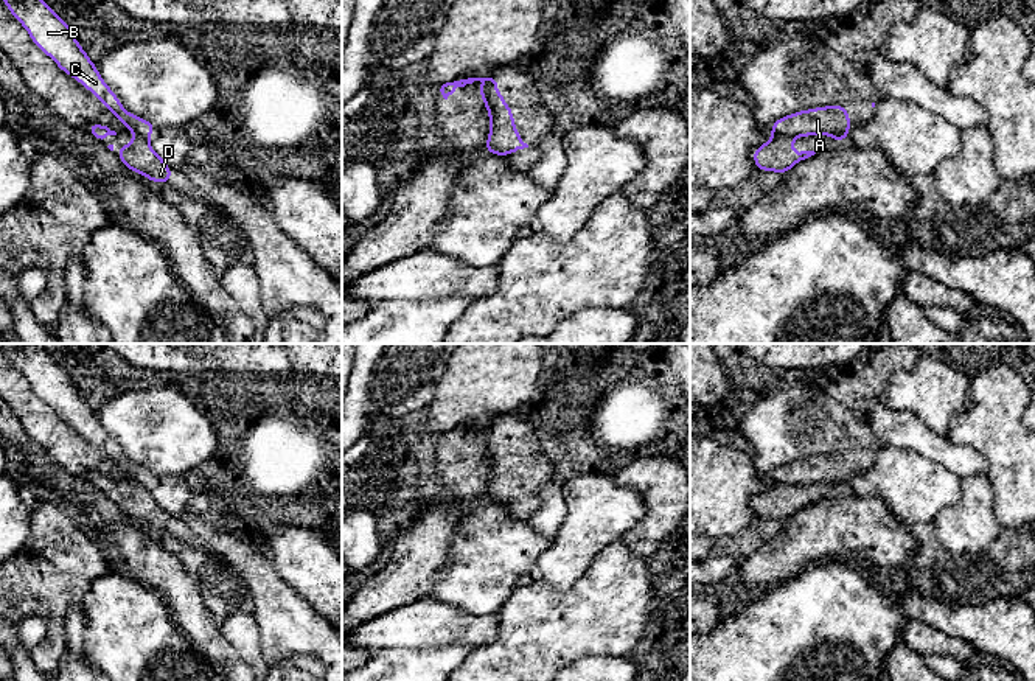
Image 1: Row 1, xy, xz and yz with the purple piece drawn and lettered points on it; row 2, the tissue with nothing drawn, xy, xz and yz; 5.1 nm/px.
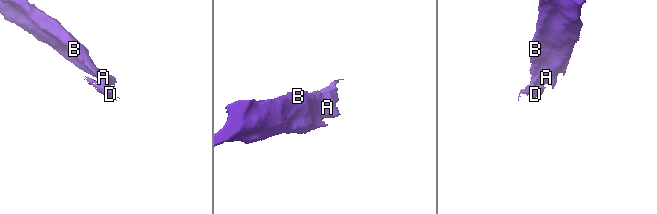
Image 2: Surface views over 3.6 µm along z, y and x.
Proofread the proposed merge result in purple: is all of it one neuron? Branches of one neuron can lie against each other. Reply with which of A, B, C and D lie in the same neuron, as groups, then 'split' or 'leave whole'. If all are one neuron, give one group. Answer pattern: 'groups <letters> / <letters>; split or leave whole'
groups A B C / D; split

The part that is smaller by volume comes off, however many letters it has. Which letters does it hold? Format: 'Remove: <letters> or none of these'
Remove: D

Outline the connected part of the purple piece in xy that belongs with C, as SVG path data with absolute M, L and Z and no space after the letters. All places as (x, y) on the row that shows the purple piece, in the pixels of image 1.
M3 0L11 16L23 25L33 44L82 87L103 101L127 129L145 140L157 129L151 121L127 112L120 98L104 82L96 65L78 44L71 26L62 20L44 0Z

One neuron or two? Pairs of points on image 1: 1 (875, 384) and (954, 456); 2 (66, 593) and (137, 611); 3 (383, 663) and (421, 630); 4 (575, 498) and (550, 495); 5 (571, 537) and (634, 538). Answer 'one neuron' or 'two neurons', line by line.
1: two neurons
2: two neurons
3: two neurons
4: two neurons
5: two neurons

